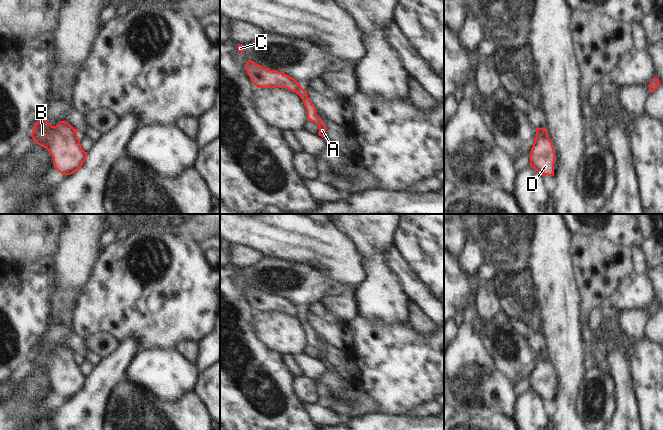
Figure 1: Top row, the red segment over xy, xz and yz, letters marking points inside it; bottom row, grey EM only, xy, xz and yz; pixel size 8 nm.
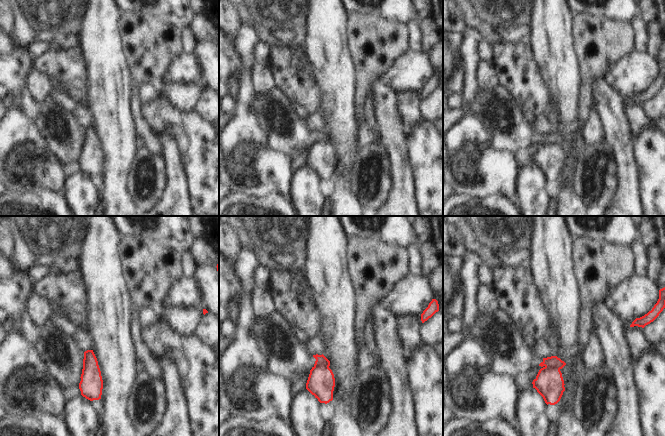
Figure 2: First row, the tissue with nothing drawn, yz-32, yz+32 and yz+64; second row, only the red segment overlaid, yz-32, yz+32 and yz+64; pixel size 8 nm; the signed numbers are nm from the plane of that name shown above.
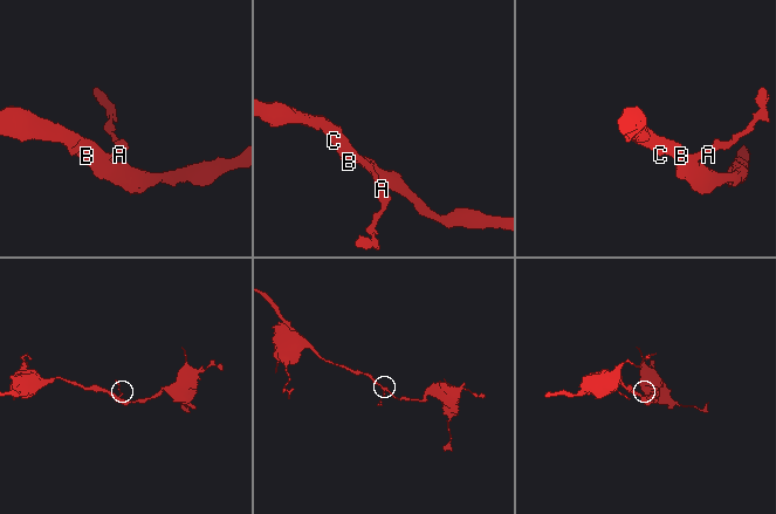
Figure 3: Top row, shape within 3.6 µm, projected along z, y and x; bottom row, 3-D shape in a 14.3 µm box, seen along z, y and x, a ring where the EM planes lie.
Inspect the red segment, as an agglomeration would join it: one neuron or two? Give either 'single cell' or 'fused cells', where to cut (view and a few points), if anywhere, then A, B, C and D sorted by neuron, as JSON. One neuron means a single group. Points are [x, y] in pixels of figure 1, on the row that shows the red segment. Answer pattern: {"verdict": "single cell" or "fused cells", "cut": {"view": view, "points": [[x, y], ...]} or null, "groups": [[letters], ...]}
{"verdict": "fused cells", "cut": {"view": "xz", "points": [[298, 83], [295, 91]]}, "groups": [["A"], ["B", "C", "D"]]}

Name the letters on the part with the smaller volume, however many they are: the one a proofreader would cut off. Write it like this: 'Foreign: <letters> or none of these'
Foreign: A.

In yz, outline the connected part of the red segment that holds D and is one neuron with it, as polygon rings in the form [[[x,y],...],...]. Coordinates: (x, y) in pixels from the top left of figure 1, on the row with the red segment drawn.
[[[536,128],[536,137],[530,151],[530,166],[542,176],[554,176],[555,152],[551,140],[544,134],[539,134],[541,128]]]

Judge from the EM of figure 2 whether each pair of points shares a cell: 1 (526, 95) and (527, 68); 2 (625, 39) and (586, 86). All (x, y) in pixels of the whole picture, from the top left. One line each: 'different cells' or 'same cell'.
1: same cell
2: same cell

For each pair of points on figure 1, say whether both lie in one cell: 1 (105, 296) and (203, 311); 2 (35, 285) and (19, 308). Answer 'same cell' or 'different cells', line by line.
1: same cell
2: same cell

